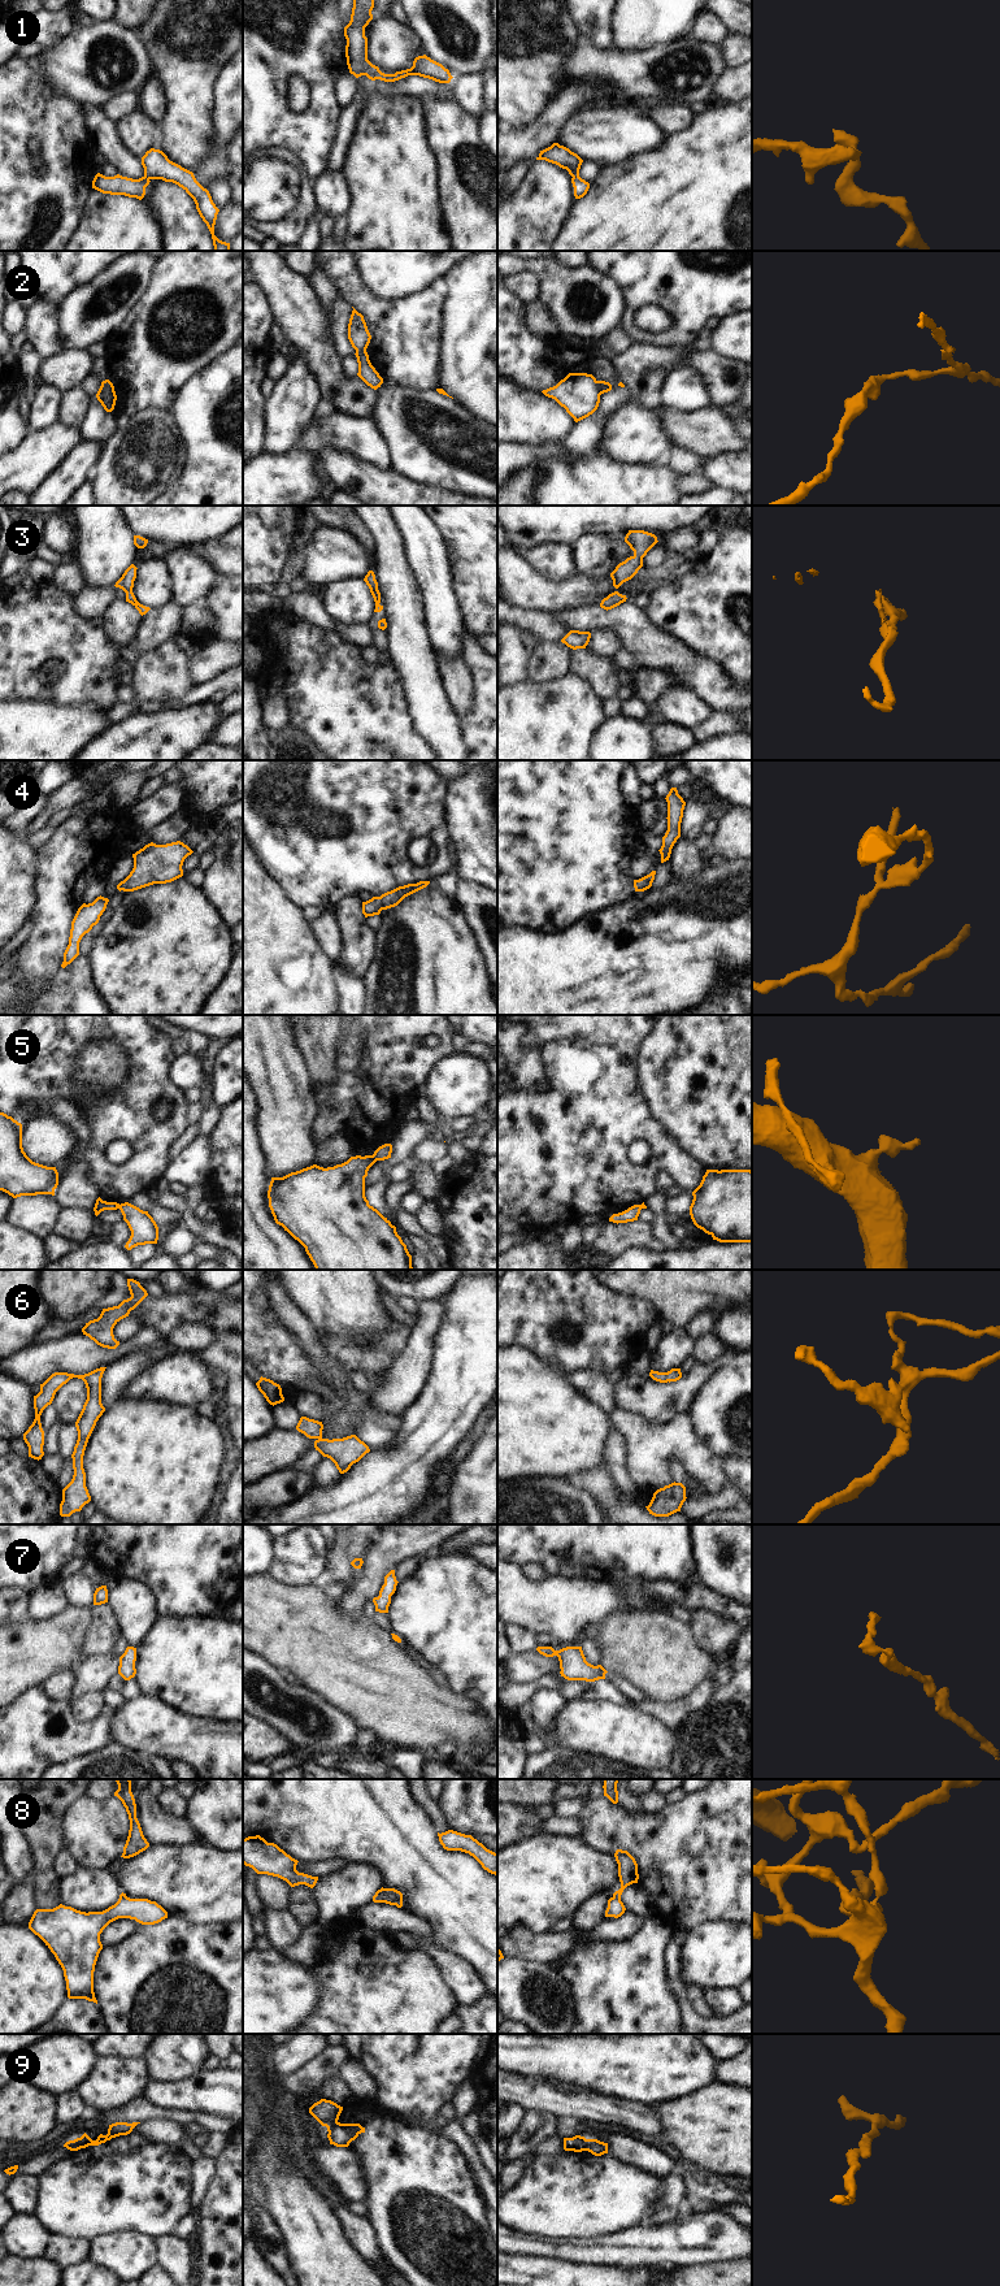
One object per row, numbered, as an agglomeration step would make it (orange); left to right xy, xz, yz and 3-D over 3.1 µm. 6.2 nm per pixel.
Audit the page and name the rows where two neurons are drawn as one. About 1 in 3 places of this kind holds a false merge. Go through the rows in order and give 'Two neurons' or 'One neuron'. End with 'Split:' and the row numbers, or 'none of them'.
1: One neuron
2: Two neurons
3: One neuron
4: One neuron
5: Two neurons
6: One neuron
7: One neuron
8: Two neurons
9: Two neurons
Split: 2, 5, 8, 9.

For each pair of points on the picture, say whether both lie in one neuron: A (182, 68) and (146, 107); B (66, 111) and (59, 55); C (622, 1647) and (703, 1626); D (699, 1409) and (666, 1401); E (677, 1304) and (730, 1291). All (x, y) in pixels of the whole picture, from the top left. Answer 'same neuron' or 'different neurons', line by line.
A: different neurons
B: different neurons
C: different neurons
D: different neurons
E: same neuron

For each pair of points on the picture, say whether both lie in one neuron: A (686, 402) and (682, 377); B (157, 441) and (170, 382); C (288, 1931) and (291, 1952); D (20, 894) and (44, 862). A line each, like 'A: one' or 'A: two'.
A: one
B: two
C: two
D: two

